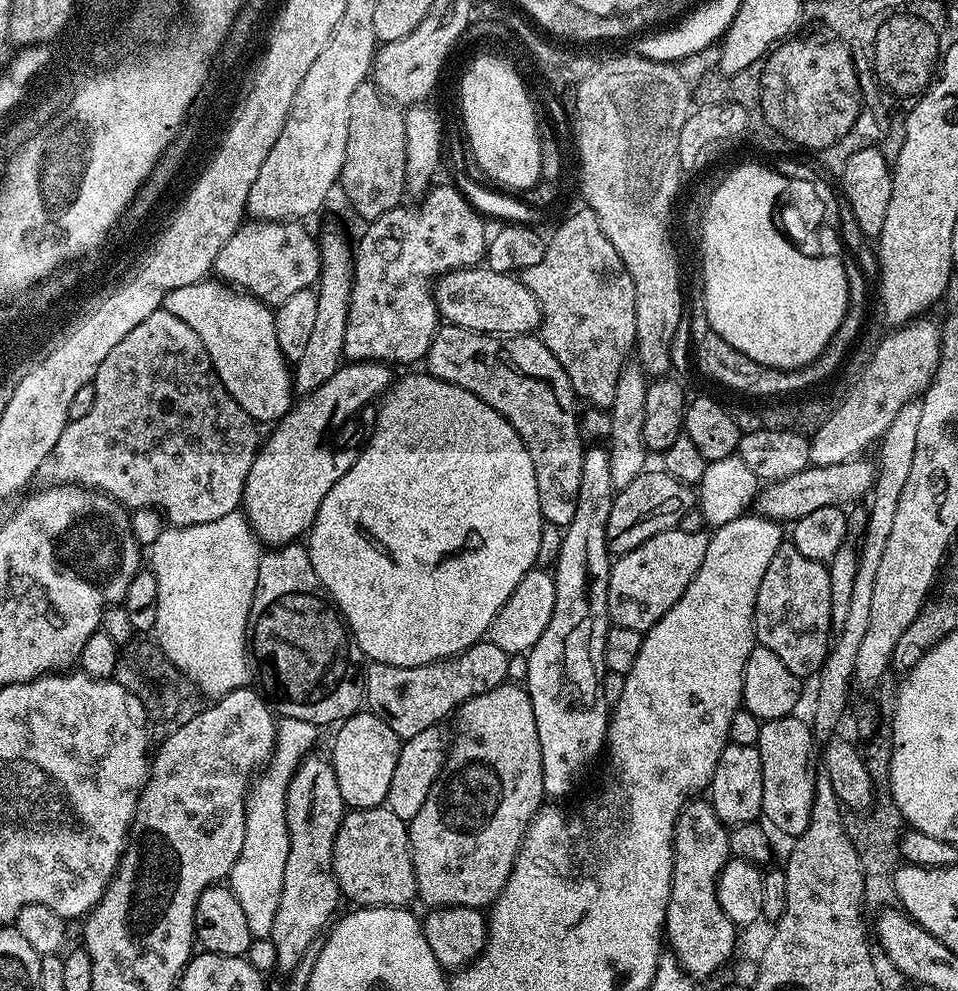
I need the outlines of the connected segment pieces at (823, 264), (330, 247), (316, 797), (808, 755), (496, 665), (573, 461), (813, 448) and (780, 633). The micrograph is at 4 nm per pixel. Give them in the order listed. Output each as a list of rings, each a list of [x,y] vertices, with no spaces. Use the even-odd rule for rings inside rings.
[[[740,164],[709,194],[704,217],[700,220],[700,272],[704,275],[704,316],[708,319],[707,327],[726,338],[726,342],[730,342],[734,350],[746,354],[746,358],[767,368],[799,370],[814,363],[828,349],[834,334],[842,326],[843,317],[848,312],[848,279],[843,259],[804,260],[804,256],[796,256],[796,252],[792,252],[792,248],[788,248],[788,244],[784,244],[784,240],[780,240],[780,236],[772,232],[772,224],[768,224],[768,212],[772,212],[772,196],[776,196],[780,188],[784,188],[784,180],[780,180],[780,171],[775,167],[767,168],[764,164]]]
[[[328,224],[318,234],[317,248],[320,258],[320,276],[316,283],[317,317],[305,353],[294,362],[293,391],[300,396],[308,395],[327,382],[344,362],[346,318],[349,317],[349,300],[352,297],[354,248],[351,241],[334,224]]]
[[[309,754],[301,760],[286,790],[286,830],[290,838],[290,854],[286,854],[286,874],[282,874],[282,894],[270,937],[274,950],[278,952],[277,969],[284,974],[292,972],[294,966],[302,962],[302,954],[306,954],[310,942],[317,940],[321,935],[319,932],[323,933],[329,927],[330,921],[337,915],[336,907],[342,904],[332,863],[334,838],[338,834],[338,826],[342,826],[346,805],[342,790],[338,790],[338,778],[332,769],[331,759],[324,757],[323,760],[316,755]]]
[[[793,714],[761,723],[756,747],[762,758],[762,806],[763,819],[768,819],[787,838],[801,836],[810,826],[815,796],[815,774],[818,756],[812,753],[814,741],[807,719],[799,720]]]
[[[485,638],[479,640],[474,646],[462,650],[456,656],[448,656],[444,660],[435,660],[422,666],[369,663],[362,676],[367,711],[382,718],[382,722],[386,722],[386,726],[390,726],[390,730],[394,730],[394,734],[398,734],[401,741],[409,740],[421,730],[444,722],[448,715],[449,719],[460,705],[465,704],[470,698],[478,694],[486,694],[486,690],[494,690],[494,686],[505,683],[508,680],[509,655],[506,650],[502,650],[502,646],[494,646],[494,642]]]
[[[445,323],[437,328],[436,336],[430,342],[427,364],[427,375],[437,376],[454,386],[462,386],[462,390],[470,390],[475,396],[482,398],[486,406],[498,410],[498,414],[502,414],[506,422],[510,422],[510,426],[514,426],[518,438],[522,438],[522,442],[528,447],[530,462],[534,462],[538,502],[545,525],[566,526],[570,523],[574,518],[574,506],[578,502],[578,482],[582,482],[582,458],[586,444],[578,423],[576,392],[572,389],[566,370],[562,370],[558,358],[550,354],[544,341],[532,334],[505,338]]]
[[[917,318],[910,324],[897,327],[875,345],[870,356],[872,365],[865,370],[864,377],[856,384],[856,389],[840,405],[836,404],[831,409],[822,428],[810,436],[808,458],[813,465],[838,464],[861,457],[866,447],[872,442],[877,443],[882,438],[895,416],[902,410],[902,406],[906,406],[911,400],[923,397],[938,370],[938,358],[940,357],[940,324],[928,319]]]
[[[790,542],[781,543],[778,554],[770,558],[762,586],[758,586],[754,627],[755,643],[759,647],[774,650],[795,676],[815,677],[828,657],[832,632],[828,564],[806,558],[806,554],[801,554]]]

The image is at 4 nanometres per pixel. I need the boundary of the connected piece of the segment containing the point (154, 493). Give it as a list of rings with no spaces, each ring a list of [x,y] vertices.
[[[158,311],[150,314],[150,318],[146,318],[146,322],[138,322],[138,326],[134,326],[134,330],[130,330],[130,334],[126,334],[126,338],[122,338],[122,342],[118,342],[118,346],[114,346],[114,350],[110,350],[110,354],[106,354],[106,362],[102,362],[102,366],[98,366],[98,374],[92,379],[94,386],[94,406],[90,406],[88,413],[83,418],[77,420],[69,420],[65,429],[62,430],[62,436],[55,443],[53,452],[49,454],[47,460],[42,467],[42,476],[45,476],[45,481],[55,482],[56,484],[79,484],[82,488],[90,488],[94,492],[103,492],[106,496],[111,496],[112,499],[124,505],[125,509],[133,508],[155,508],[159,510],[165,521],[169,525],[177,528],[185,528],[186,526],[194,526],[202,522],[214,522],[214,518],[226,518],[226,514],[237,511],[241,507],[244,498],[244,486],[246,484],[246,474],[250,474],[250,466],[254,462],[258,451],[258,439],[256,440],[256,429],[258,424],[251,420],[246,414],[246,410],[242,410],[242,406],[238,406],[238,402],[234,402],[234,398],[226,390],[226,386],[222,386],[222,382],[216,373],[216,367],[210,362],[210,354],[206,354],[206,346],[202,346],[202,338],[198,338],[198,334],[194,334],[194,330],[190,330],[190,326],[186,326],[186,322],[182,322],[182,318],[174,318],[174,314],[166,311]]]

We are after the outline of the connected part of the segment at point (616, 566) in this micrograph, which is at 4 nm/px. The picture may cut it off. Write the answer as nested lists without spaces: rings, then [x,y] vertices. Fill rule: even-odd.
[[[678,527],[667,528],[654,534],[654,538],[646,538],[642,546],[615,557],[608,583],[609,621],[615,626],[626,626],[626,630],[649,632],[662,614],[686,594],[686,586],[690,586],[694,574],[698,574],[698,566],[702,566],[702,558],[706,558],[708,537],[704,530],[687,533]]]

